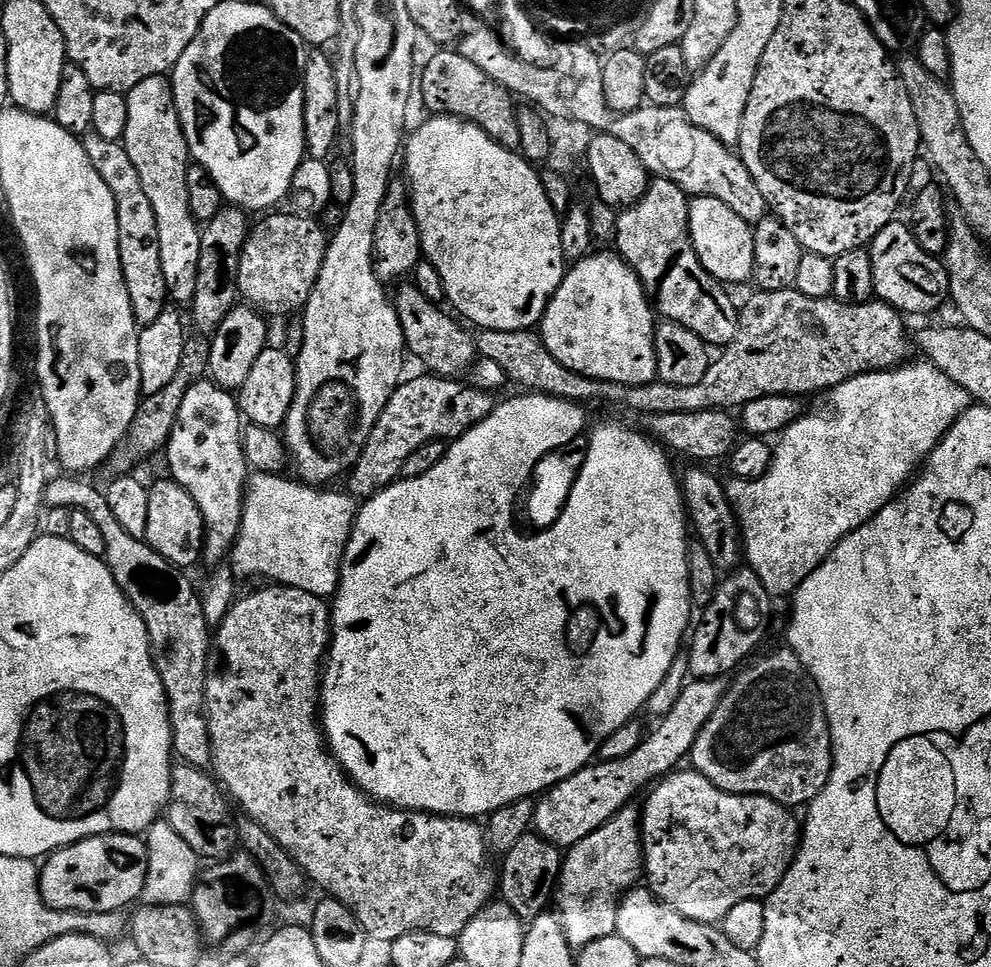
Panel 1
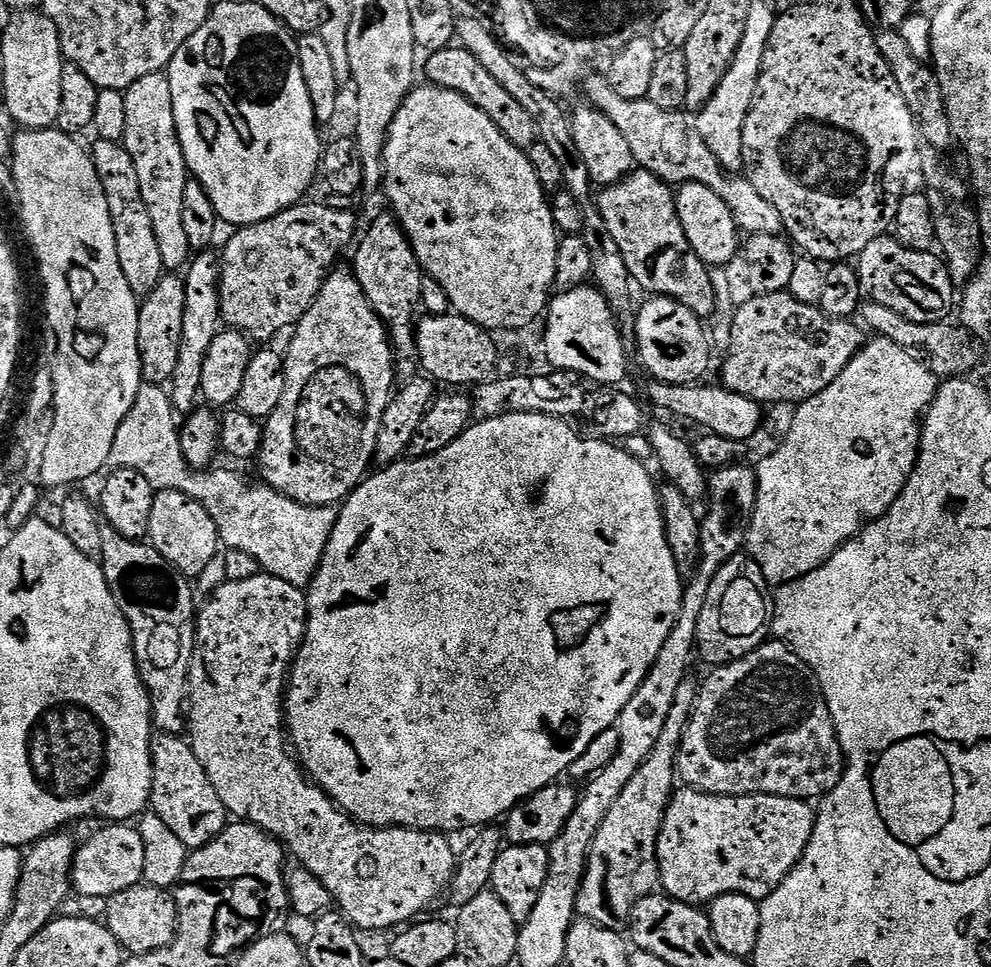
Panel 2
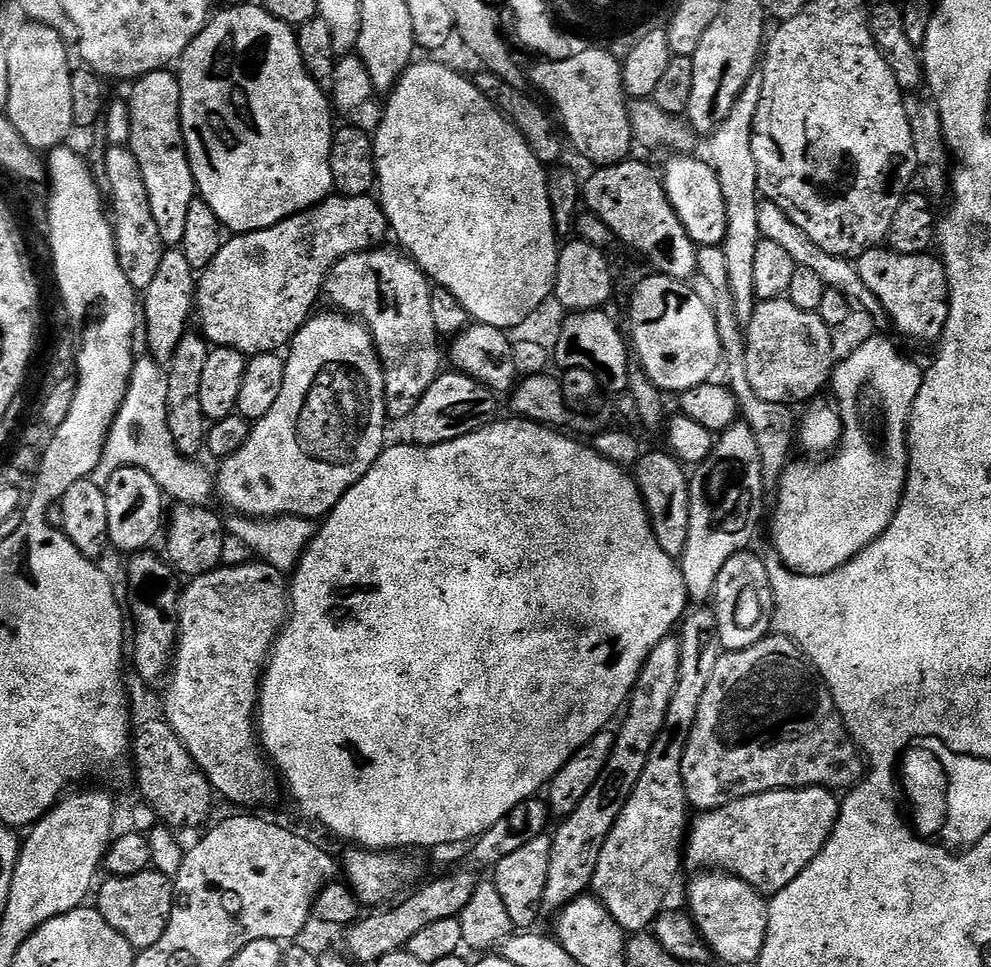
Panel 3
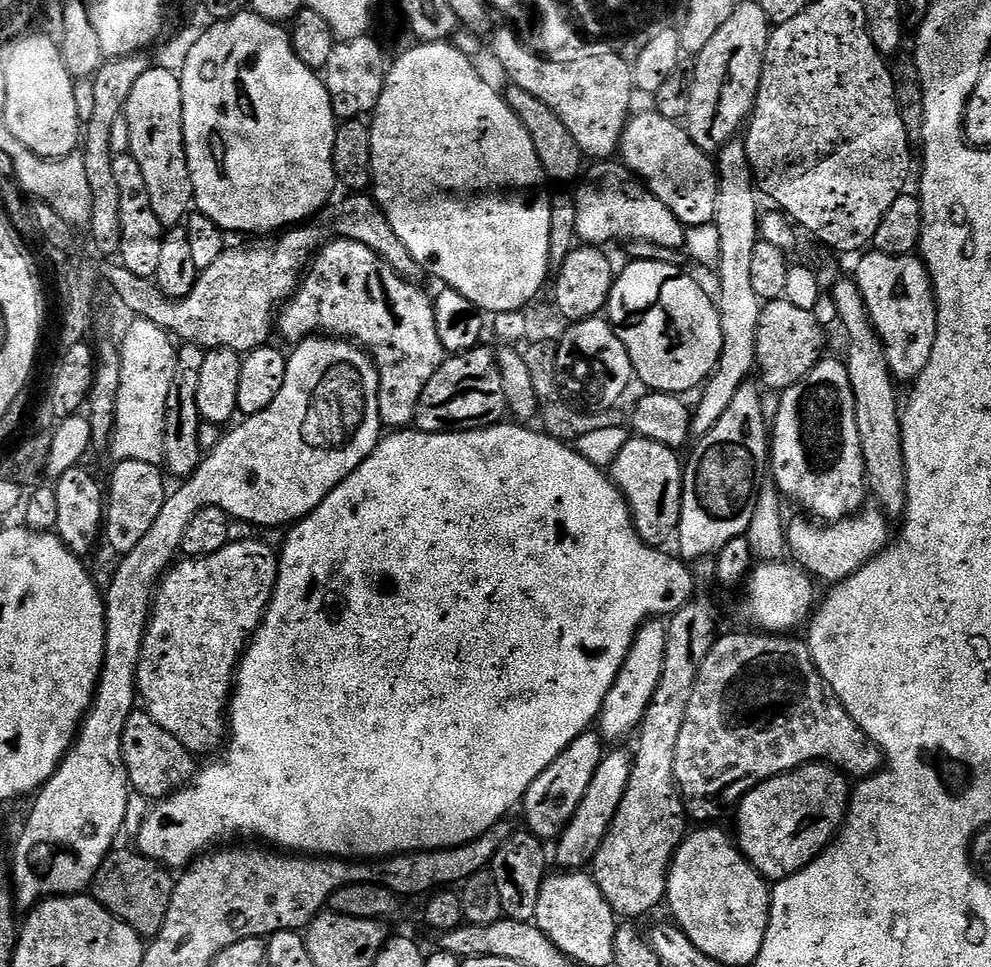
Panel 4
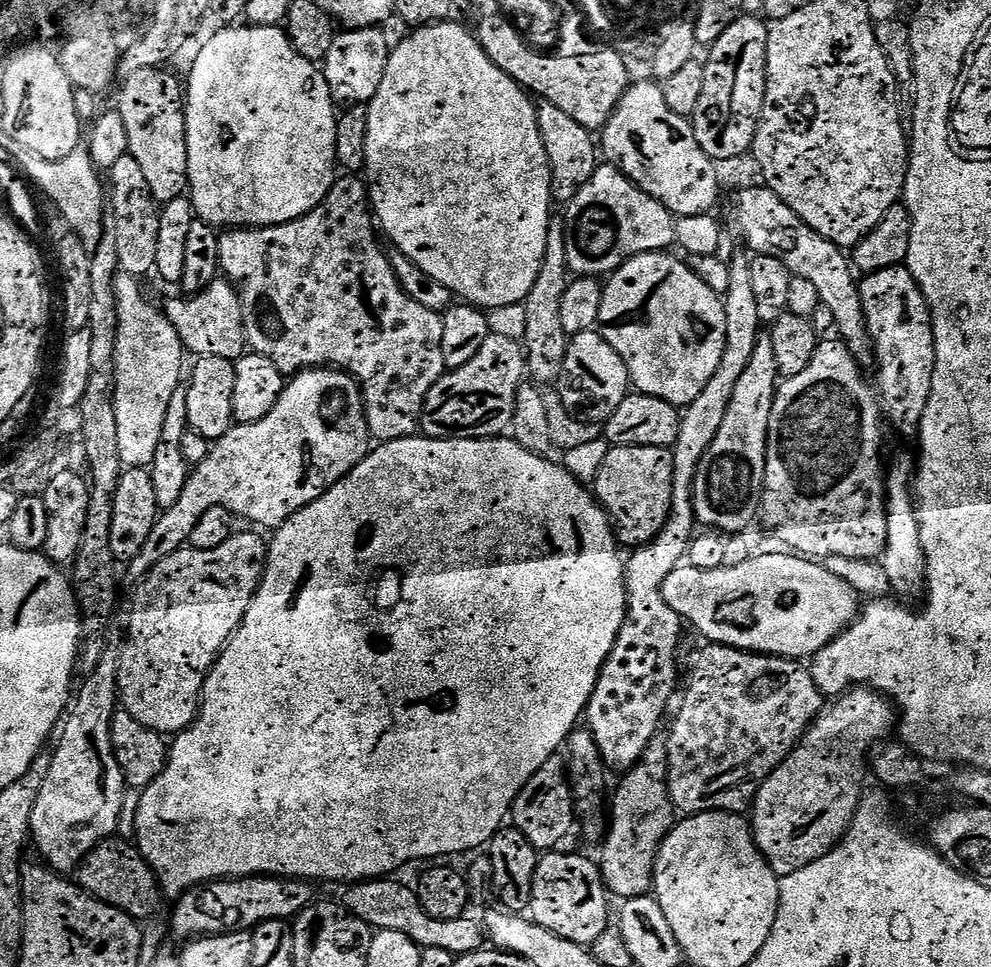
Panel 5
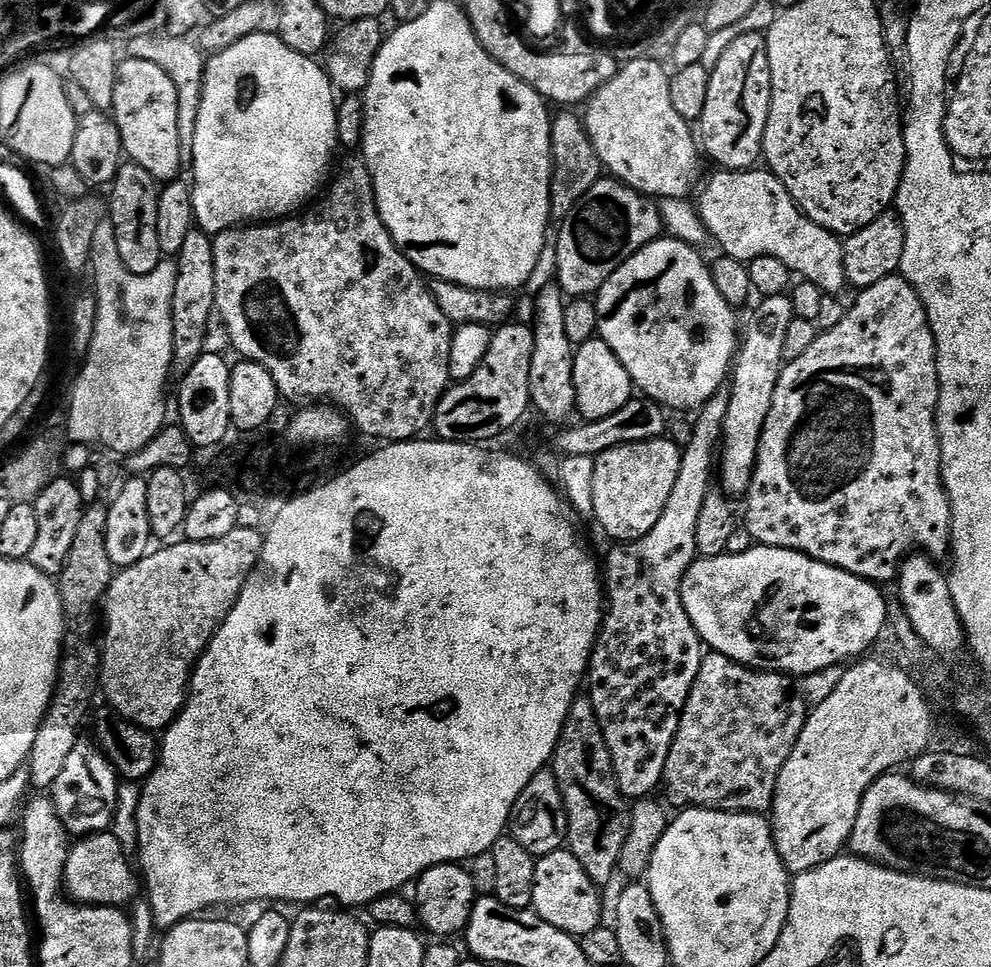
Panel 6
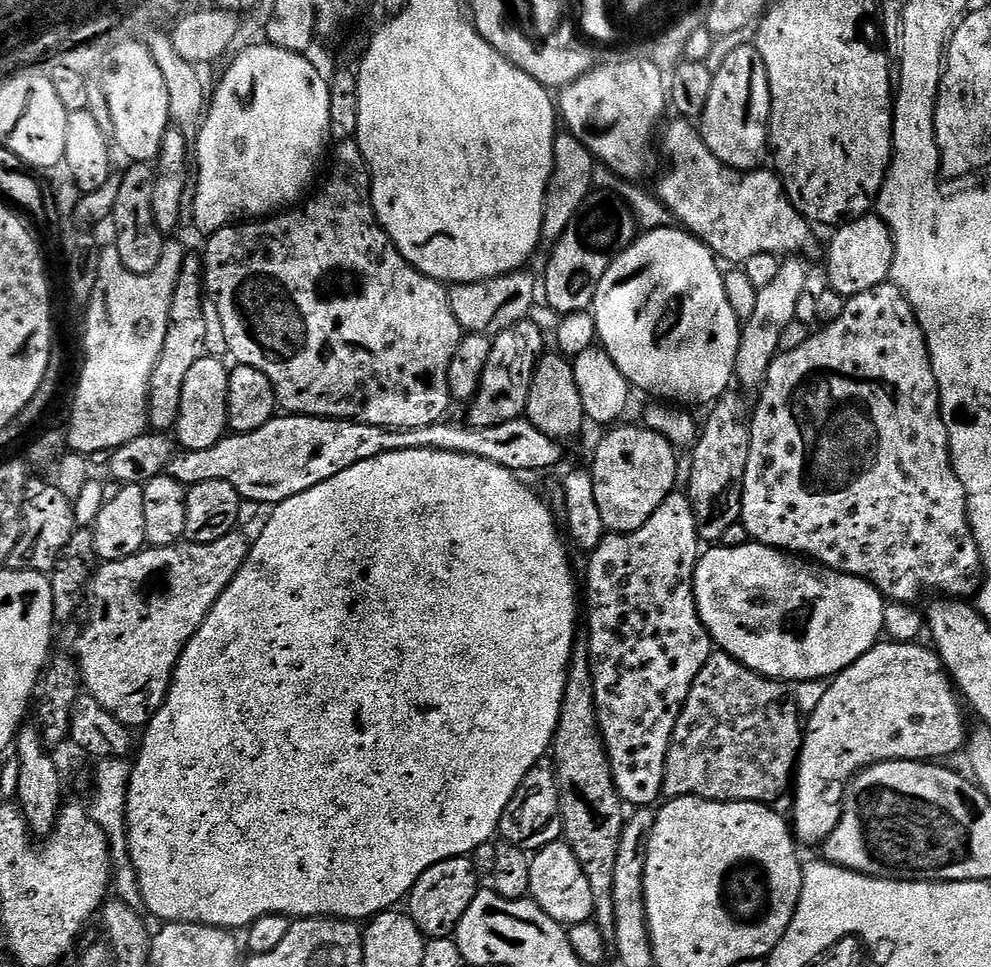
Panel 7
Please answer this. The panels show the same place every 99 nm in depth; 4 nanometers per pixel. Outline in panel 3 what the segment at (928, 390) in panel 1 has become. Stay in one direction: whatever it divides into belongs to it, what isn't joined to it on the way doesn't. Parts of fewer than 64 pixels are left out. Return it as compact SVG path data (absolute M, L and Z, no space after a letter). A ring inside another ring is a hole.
M872 336L869 340L864 340L844 361L835 365L832 378L830 381L830 392L836 395L835 403L838 405L839 411L843 413L842 420L844 425L844 434L840 437L840 443L835 452L831 453L821 464L811 464L808 460L800 460L789 463L781 474L779 483L774 489L774 495L776 495L776 505L771 505L770 516L772 512L772 544L771 547L780 555L780 561L784 563L785 568L789 568L792 572L796 572L799 576L821 576L822 574L830 574L831 572L841 571L845 566L851 565L852 559L859 554L863 548L868 546L870 542L877 540L881 534L886 530L886 526L890 526L890 522L894 518L894 514L898 510L898 506L905 499L904 485L908 482L908 441L906 439L906 433L908 430L908 419L912 413L912 407L914 406L914 398L918 398L918 390L922 386L924 381L924 372L922 368L919 368L912 360L904 360L904 356L887 340L884 336ZM868 383L872 383L872 388L876 391L876 396L880 399L880 404L884 407L884 452L885 456L879 452L878 449L872 445L870 437L864 433L864 428L860 425L860 420L855 416L856 412L856 399L860 396L860 391L867 386Z

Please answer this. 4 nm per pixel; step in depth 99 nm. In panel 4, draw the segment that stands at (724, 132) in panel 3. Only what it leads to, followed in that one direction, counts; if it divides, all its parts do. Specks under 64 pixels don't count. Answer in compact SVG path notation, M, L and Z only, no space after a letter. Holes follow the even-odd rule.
M737 138L724 145L718 153L715 161L718 173L718 206L714 210L714 223L719 233L719 249L721 250L720 264L714 269L715 275L720 275L720 296L718 295L718 307L720 309L720 325L722 326L722 350L720 351L720 361L716 363L715 373L708 377L699 393L700 401L692 412L692 436L699 438L705 436L726 414L730 407L730 401L734 399L734 394L742 385L749 383L751 372L756 368L756 343L758 342L758 322L760 321L760 310L762 302L758 294L754 294L752 285L752 256L754 246L760 239L760 218L762 207L756 201L758 199L758 189L753 179L752 163L748 160L748 151L743 139Z

